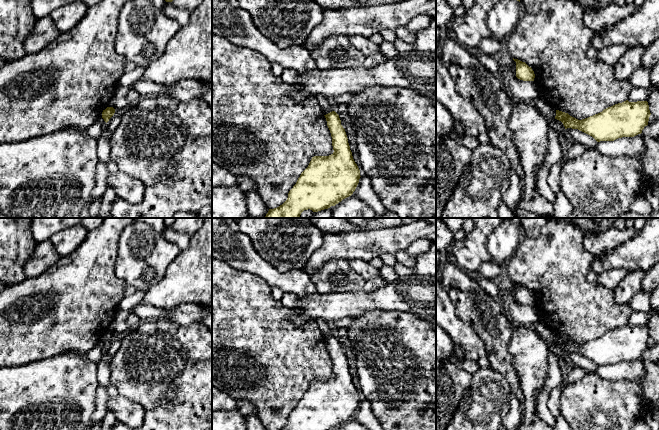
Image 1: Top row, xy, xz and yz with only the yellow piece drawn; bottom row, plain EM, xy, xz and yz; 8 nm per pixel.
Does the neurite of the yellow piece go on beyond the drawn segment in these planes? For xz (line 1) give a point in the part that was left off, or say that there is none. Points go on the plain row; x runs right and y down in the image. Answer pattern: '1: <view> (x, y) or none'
1: none

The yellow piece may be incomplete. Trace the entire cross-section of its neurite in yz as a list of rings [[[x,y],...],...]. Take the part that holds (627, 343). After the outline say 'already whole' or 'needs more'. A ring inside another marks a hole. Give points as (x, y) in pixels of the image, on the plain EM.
[[[626,324],[582,344],[556,334],[555,343],[561,345],[565,353],[578,353],[600,366],[641,358],[648,349],[650,339],[647,325]]]; already whole

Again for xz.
[[[332,335],[324,340],[331,357],[334,376],[329,380],[312,381],[308,391],[289,415],[287,424],[280,430],[335,430],[351,420],[359,407],[360,394],[353,383],[339,339]]]; already whole

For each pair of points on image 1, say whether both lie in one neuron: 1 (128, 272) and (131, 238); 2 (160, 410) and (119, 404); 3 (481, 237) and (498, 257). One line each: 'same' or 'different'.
1: same
2: different
3: different

